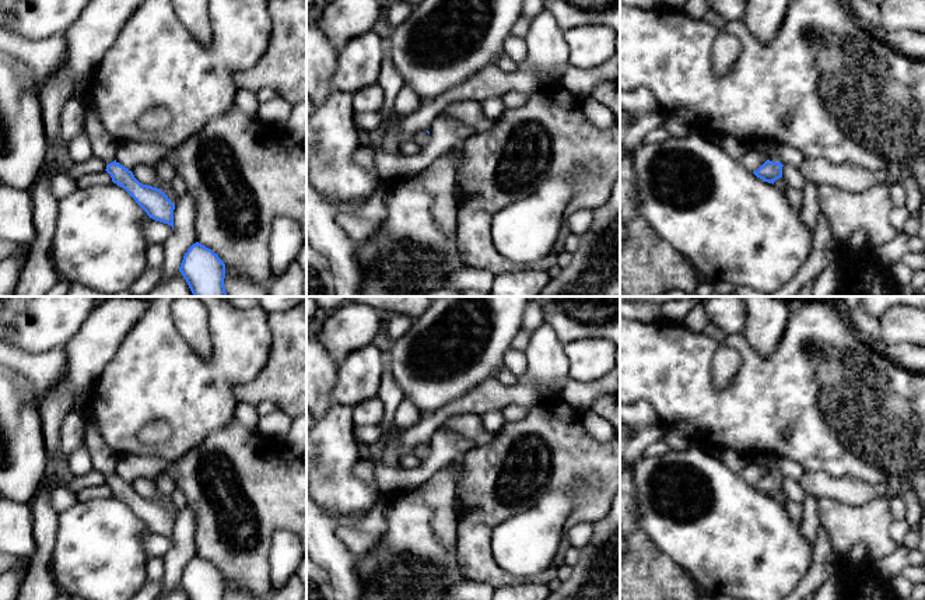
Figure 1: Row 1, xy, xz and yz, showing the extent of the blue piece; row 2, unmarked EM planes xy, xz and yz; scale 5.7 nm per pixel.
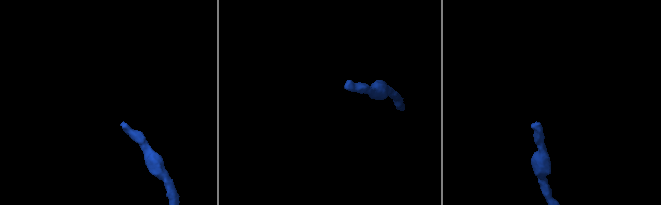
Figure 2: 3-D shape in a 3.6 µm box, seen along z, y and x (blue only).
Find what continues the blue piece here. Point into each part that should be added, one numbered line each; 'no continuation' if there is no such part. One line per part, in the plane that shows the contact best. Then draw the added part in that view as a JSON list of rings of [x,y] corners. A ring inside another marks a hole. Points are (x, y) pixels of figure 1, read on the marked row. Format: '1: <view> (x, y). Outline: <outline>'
1: yz (767, 147). Outline: [[[774,138],[760,140],[754,144],[754,148],[760,151],[767,159],[772,162],[778,162],[777,148],[782,145],[779,141]]]

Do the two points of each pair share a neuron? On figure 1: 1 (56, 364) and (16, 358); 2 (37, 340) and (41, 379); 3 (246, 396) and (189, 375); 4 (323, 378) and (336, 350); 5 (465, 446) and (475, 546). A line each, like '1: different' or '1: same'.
1: same
2: different
3: different
4: different
5: different

